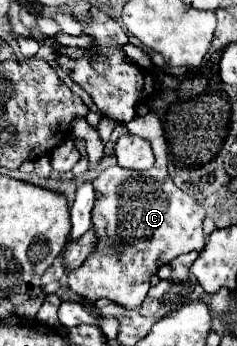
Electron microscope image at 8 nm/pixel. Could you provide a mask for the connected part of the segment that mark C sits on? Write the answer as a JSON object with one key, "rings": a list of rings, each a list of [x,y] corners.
{"rings":[[[156,112],[136,116],[126,126],[131,134],[148,138],[156,162],[148,172],[130,172],[120,166],[110,166],[92,182],[96,194],[92,226],[98,232],[100,242],[90,254],[90,260],[68,272],[68,286],[84,300],[96,302],[108,298],[126,310],[134,310],[146,300],[150,278],[160,266],[170,264],[180,254],[192,250],[200,252],[204,248],[206,236],[202,232],[202,220],[206,214],[204,208],[168,176],[168,144]]]}

